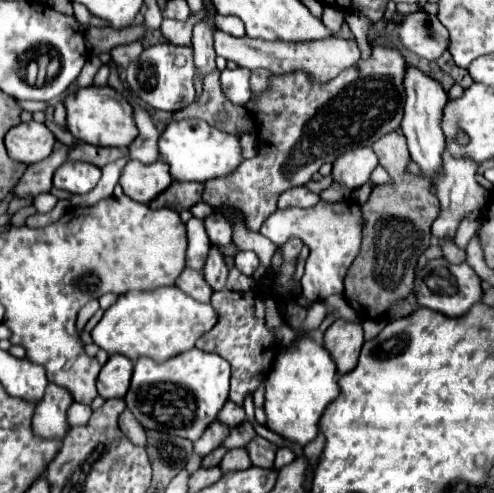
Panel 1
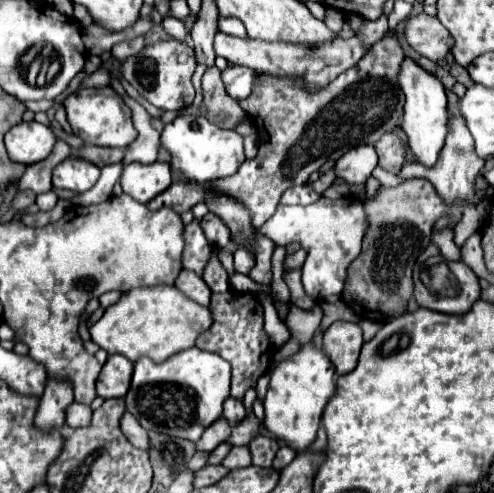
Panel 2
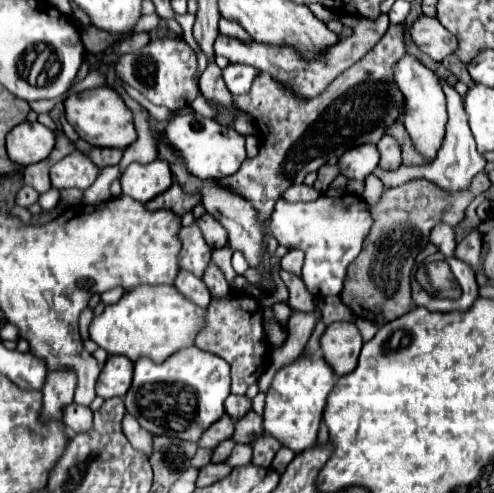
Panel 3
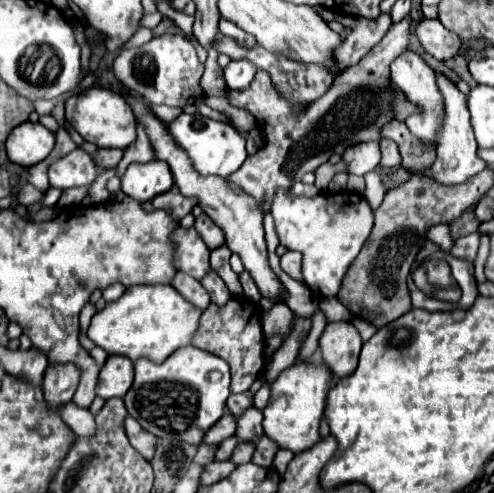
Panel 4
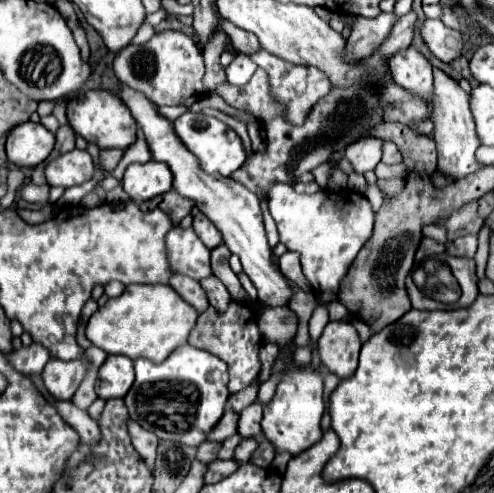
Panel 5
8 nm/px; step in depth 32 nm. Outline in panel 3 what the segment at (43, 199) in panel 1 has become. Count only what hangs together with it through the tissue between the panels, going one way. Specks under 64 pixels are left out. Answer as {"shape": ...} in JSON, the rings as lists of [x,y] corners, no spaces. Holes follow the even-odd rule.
{"shape":[[[50,188],[48,192],[40,194],[38,204],[40,204],[42,210],[52,210],[52,208],[58,204],[58,190],[56,190],[56,188]]]}

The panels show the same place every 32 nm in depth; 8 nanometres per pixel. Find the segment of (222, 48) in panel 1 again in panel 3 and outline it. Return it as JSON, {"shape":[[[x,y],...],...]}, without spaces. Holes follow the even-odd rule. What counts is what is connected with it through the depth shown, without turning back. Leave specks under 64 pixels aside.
{"shape":[[[380,14],[376,20],[368,20],[368,18],[360,18],[360,22],[354,28],[354,34],[350,38],[340,38],[334,46],[326,48],[326,52],[318,58],[306,60],[300,56],[300,52],[292,46],[270,46],[270,44],[262,44],[262,42],[242,42],[238,38],[230,38],[224,34],[218,34],[216,38],[216,56],[224,56],[230,62],[238,62],[238,64],[248,64],[254,66],[256,70],[268,72],[272,78],[280,80],[282,84],[292,84],[292,88],[296,88],[296,92],[304,94],[304,96],[316,96],[320,94],[338,74],[342,74],[346,68],[354,66],[388,30],[388,16]]]}

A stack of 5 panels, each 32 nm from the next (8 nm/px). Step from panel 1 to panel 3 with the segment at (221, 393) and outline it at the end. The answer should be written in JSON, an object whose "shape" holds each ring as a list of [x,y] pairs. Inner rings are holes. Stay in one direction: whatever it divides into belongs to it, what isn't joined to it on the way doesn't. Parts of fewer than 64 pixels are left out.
{"shape":[[[196,346],[176,352],[172,358],[164,360],[162,364],[154,364],[150,358],[140,358],[134,362],[134,380],[124,396],[126,410],[152,434],[160,436],[176,436],[180,440],[198,442],[202,432],[212,426],[224,414],[224,400],[230,394],[230,364],[216,354],[204,352]]]}

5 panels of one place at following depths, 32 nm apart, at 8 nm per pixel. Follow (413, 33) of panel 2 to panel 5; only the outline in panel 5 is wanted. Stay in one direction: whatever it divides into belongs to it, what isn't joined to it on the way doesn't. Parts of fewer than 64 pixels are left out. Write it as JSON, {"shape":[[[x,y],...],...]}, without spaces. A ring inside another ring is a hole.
{"shape":[[[426,20],[420,28],[420,36],[428,46],[428,50],[442,62],[450,62],[458,58],[464,48],[462,36],[446,28],[440,20]]]}

